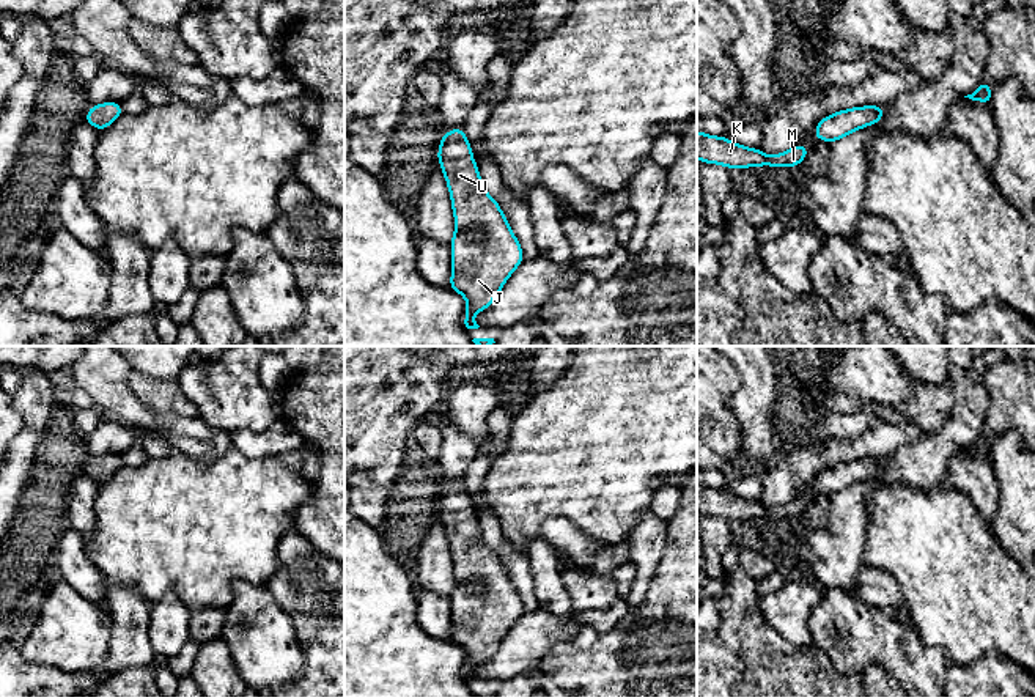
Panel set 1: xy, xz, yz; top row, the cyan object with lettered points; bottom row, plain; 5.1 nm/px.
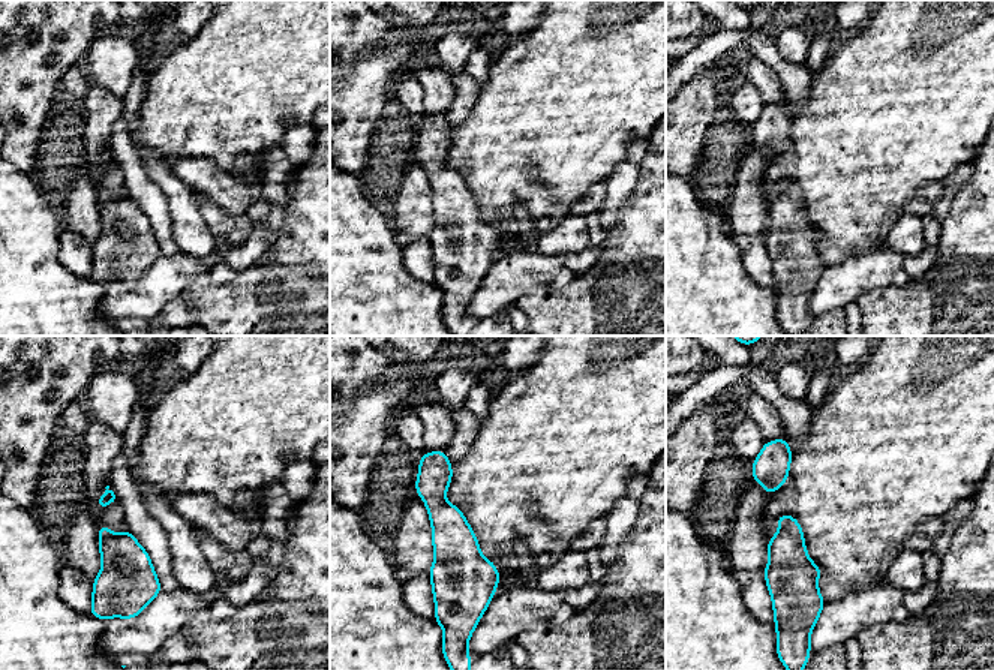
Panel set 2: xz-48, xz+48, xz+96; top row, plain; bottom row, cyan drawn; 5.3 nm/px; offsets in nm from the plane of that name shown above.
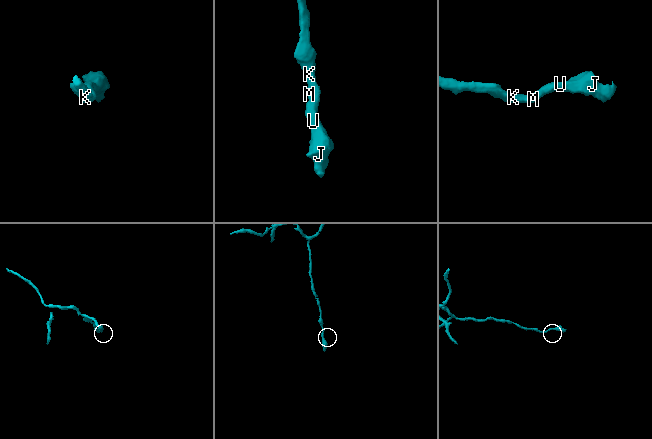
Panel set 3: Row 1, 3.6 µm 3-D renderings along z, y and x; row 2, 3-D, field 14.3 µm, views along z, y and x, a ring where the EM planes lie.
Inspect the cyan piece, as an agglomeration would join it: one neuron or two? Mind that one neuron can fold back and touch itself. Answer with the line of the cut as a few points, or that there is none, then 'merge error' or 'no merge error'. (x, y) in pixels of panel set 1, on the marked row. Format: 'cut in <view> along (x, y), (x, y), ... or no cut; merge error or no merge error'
no cut; no merge error

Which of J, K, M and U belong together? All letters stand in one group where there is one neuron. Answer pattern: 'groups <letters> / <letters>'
groups J K M U

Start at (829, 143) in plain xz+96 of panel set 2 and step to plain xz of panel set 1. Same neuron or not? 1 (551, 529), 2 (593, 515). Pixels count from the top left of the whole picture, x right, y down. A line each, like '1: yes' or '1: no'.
1: no
2: yes

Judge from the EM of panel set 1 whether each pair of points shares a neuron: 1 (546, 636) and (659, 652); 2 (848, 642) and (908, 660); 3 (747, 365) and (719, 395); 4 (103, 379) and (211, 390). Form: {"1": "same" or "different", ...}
{"1": "different", "2": "same", "3": "different", "4": "different"}

